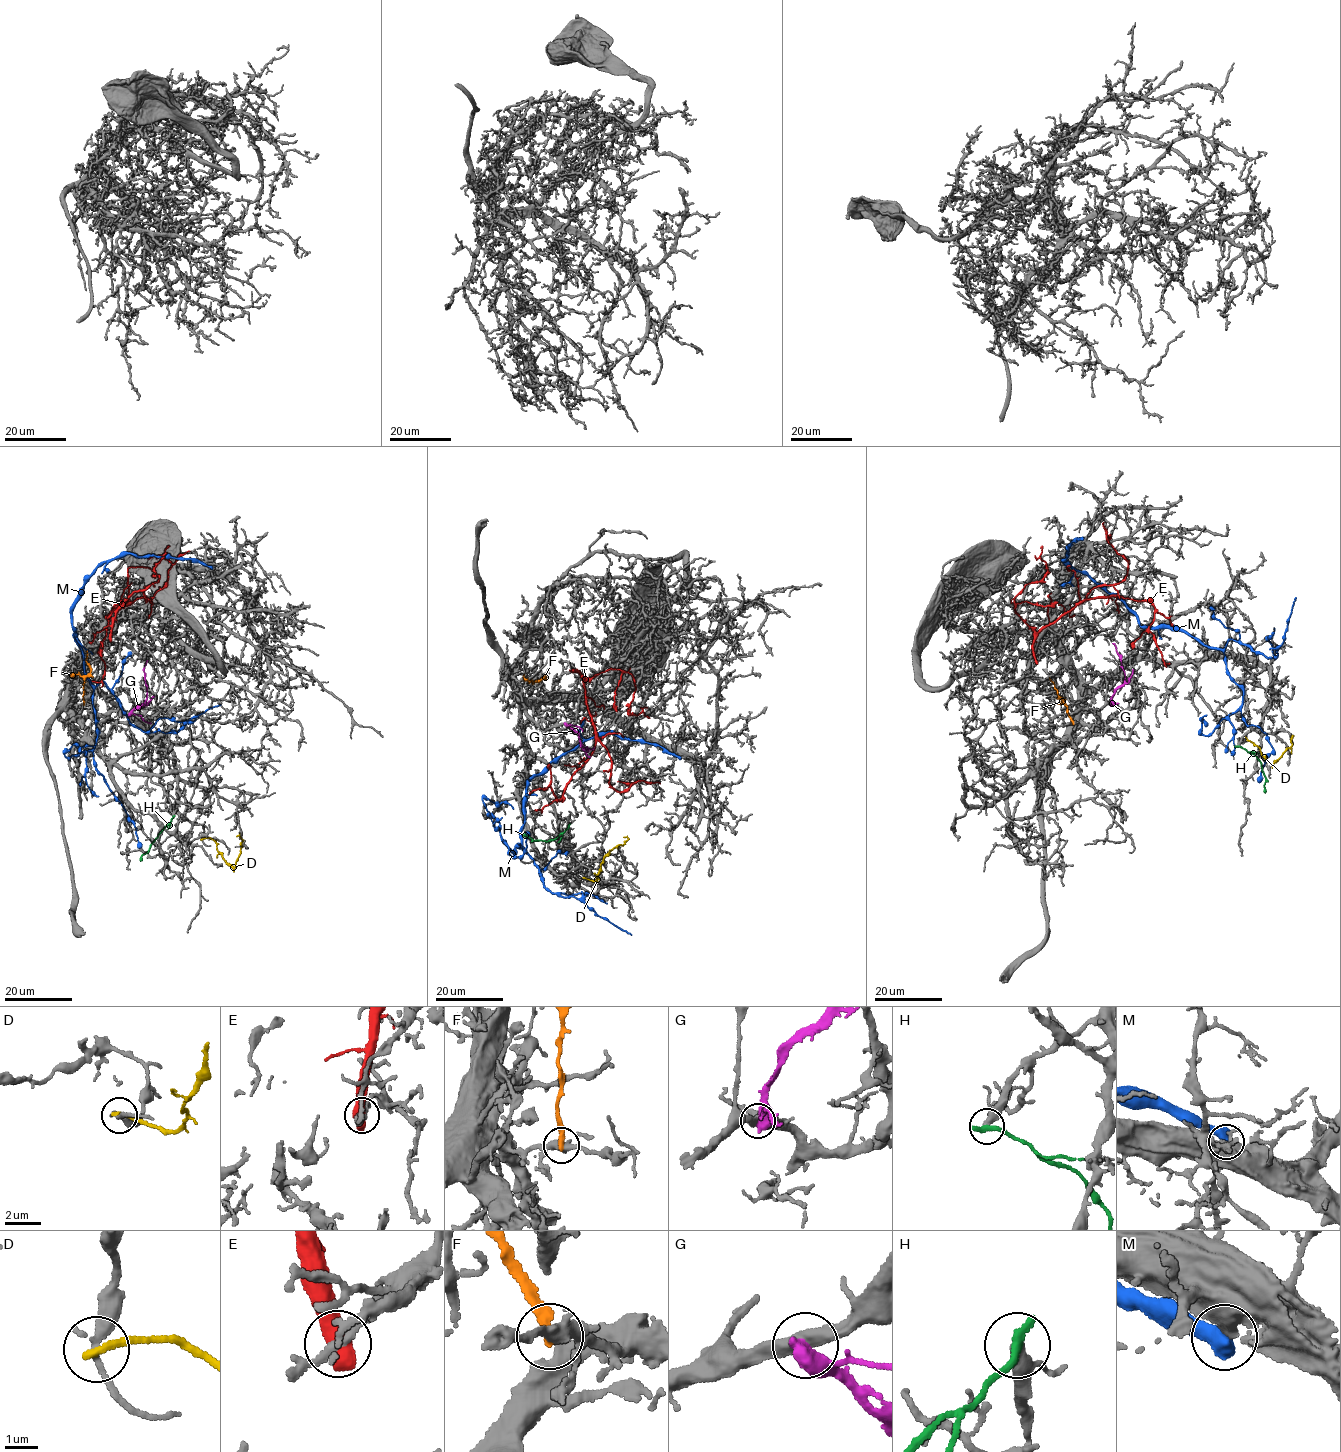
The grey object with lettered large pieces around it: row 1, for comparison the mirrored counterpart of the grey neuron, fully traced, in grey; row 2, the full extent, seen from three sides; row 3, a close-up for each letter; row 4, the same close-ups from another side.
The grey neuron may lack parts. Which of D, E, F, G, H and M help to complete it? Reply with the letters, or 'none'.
none

